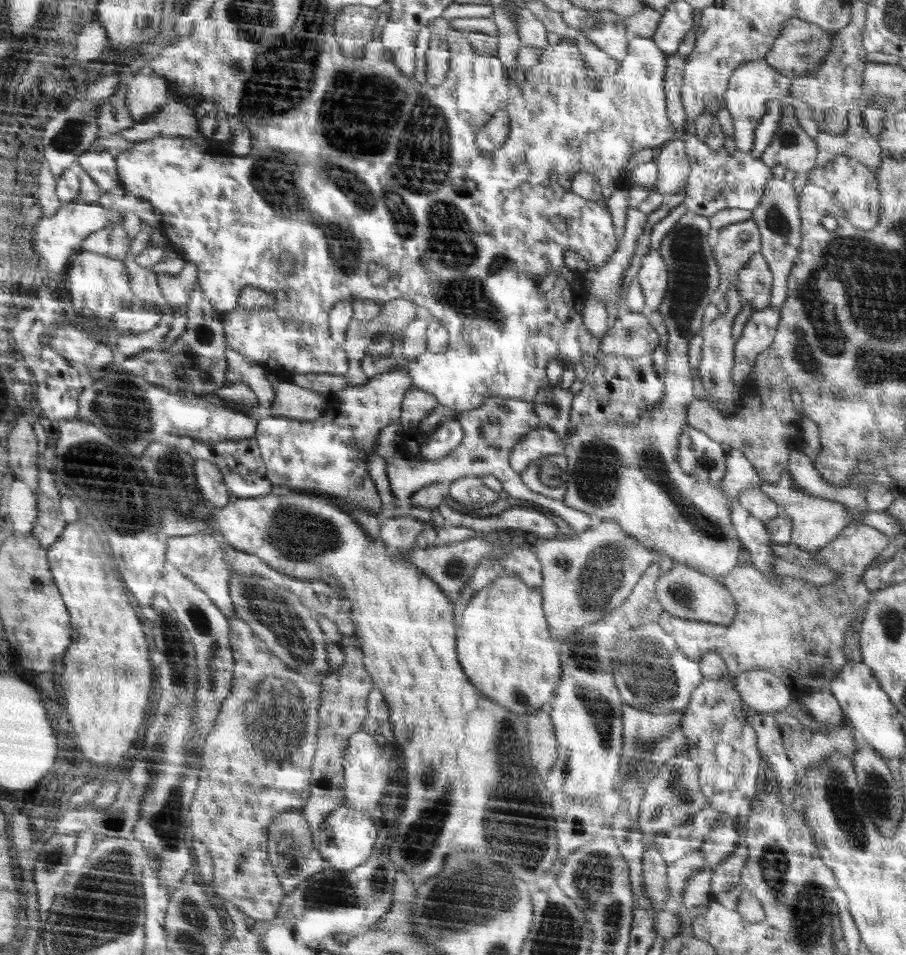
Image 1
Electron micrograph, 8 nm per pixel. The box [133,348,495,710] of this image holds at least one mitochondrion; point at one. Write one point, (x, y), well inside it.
(293, 634)

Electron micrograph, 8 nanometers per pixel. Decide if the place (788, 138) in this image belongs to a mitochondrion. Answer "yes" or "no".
yes

